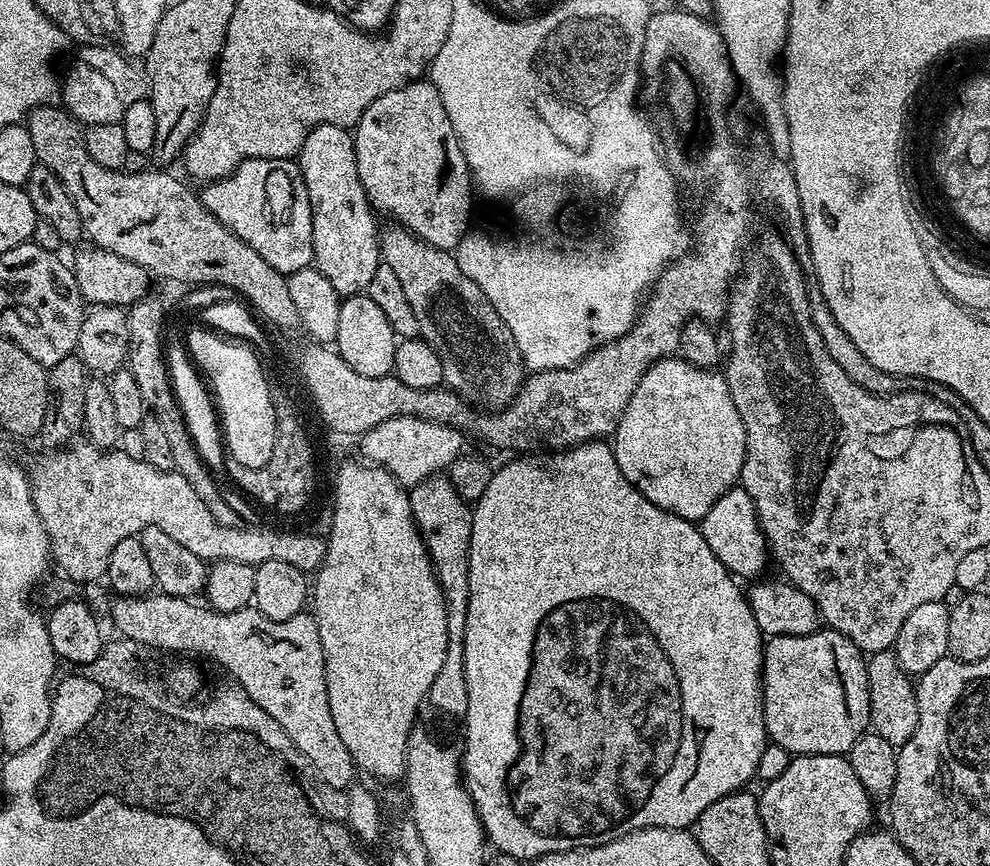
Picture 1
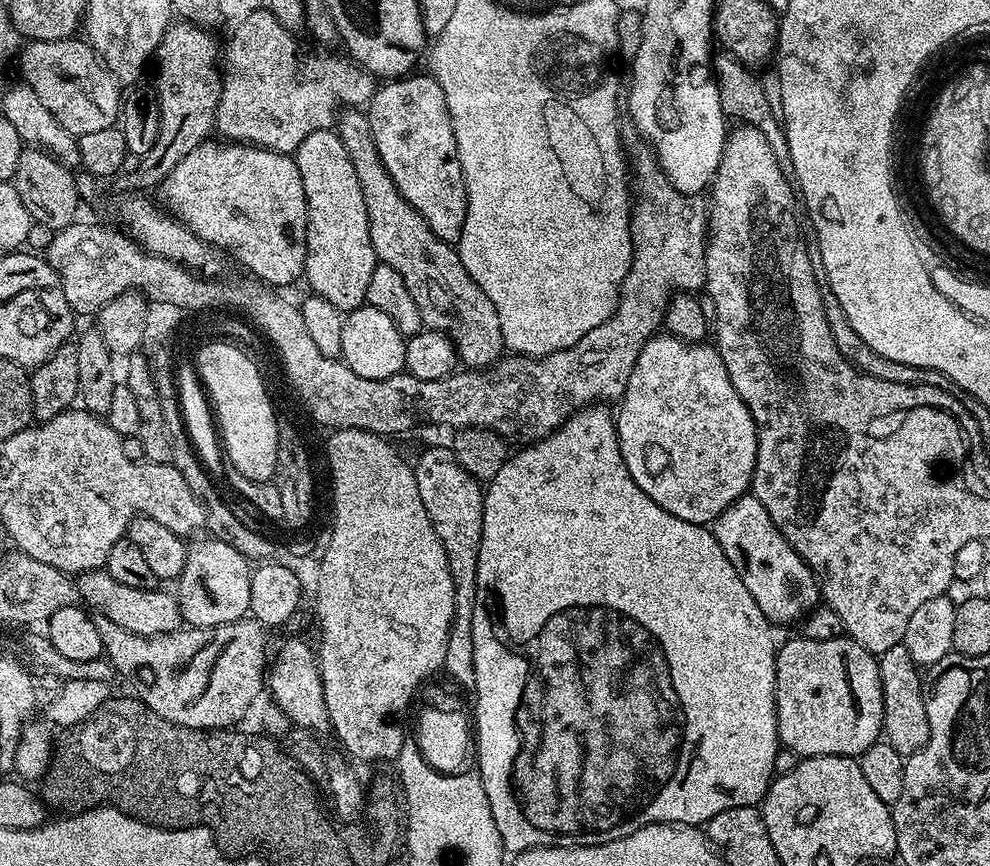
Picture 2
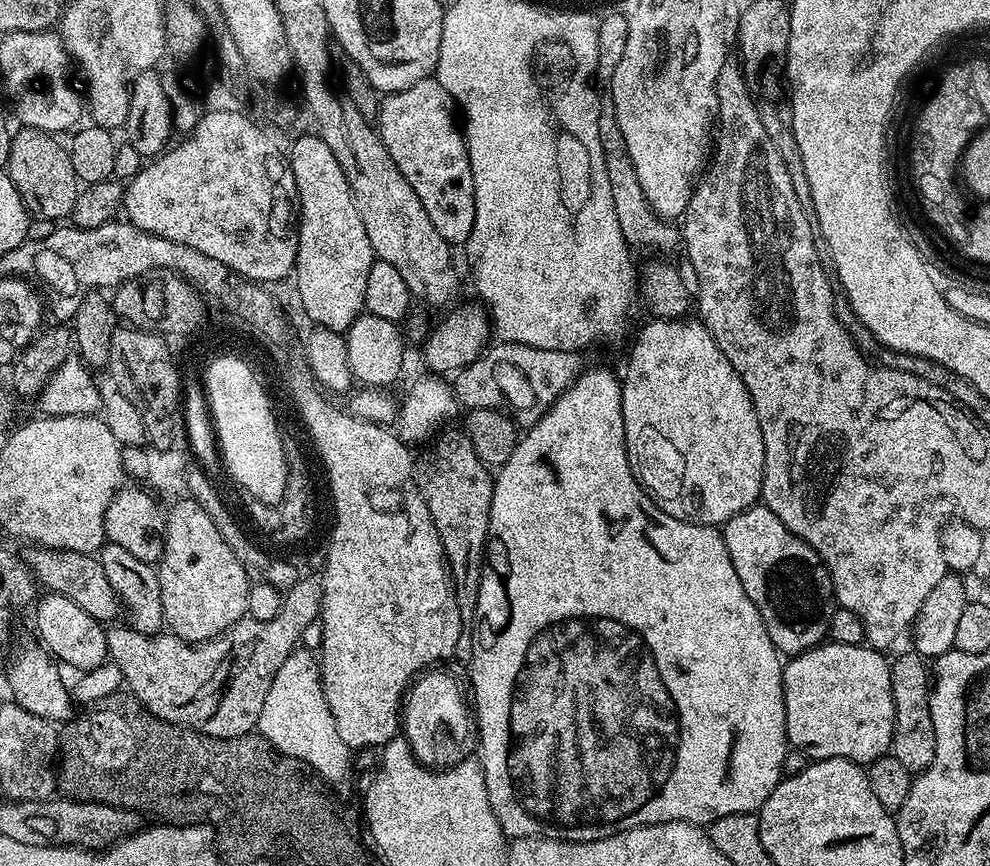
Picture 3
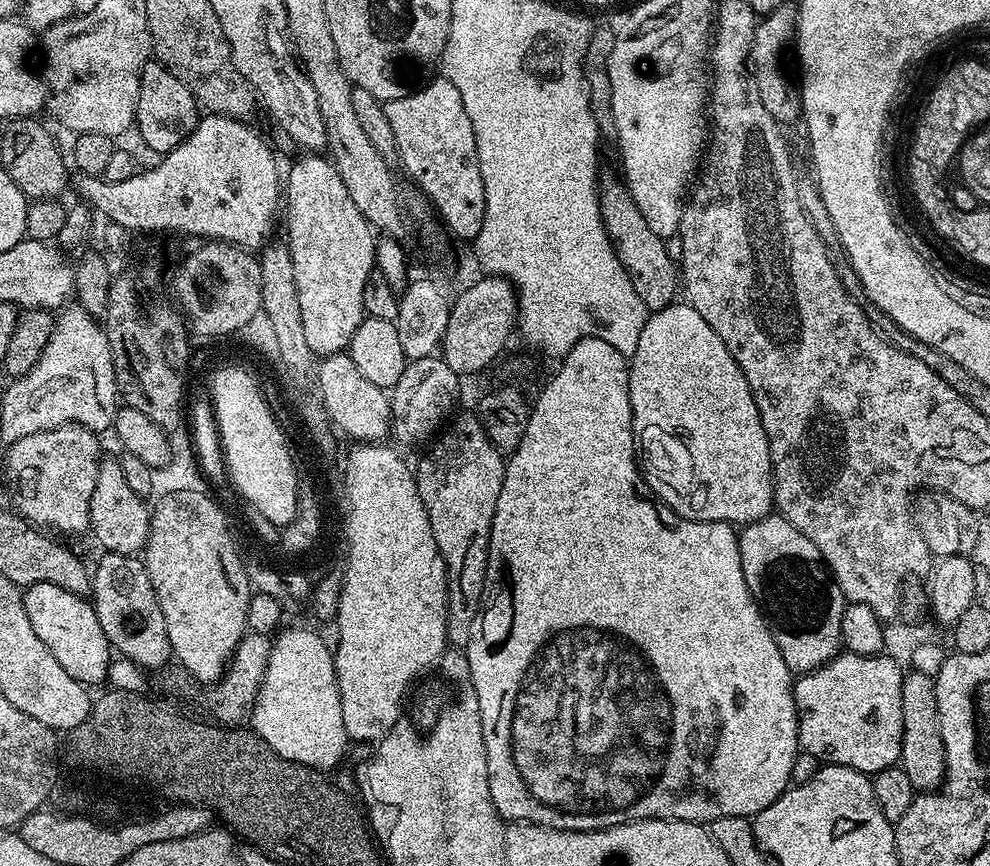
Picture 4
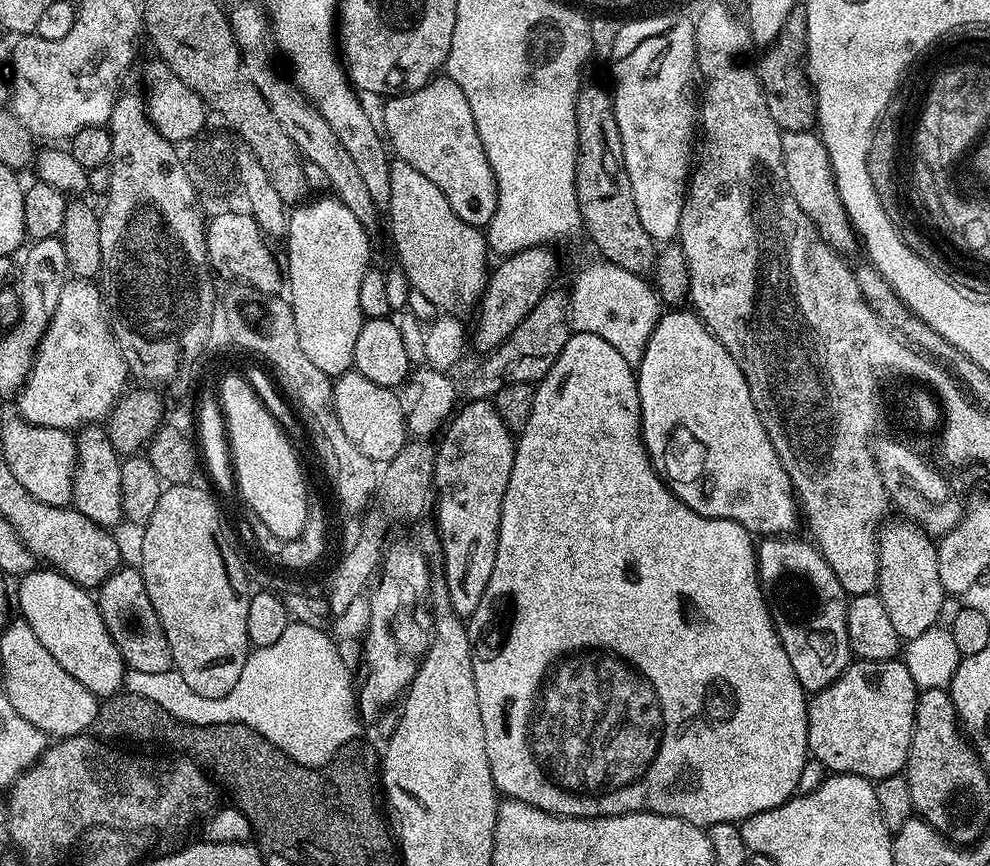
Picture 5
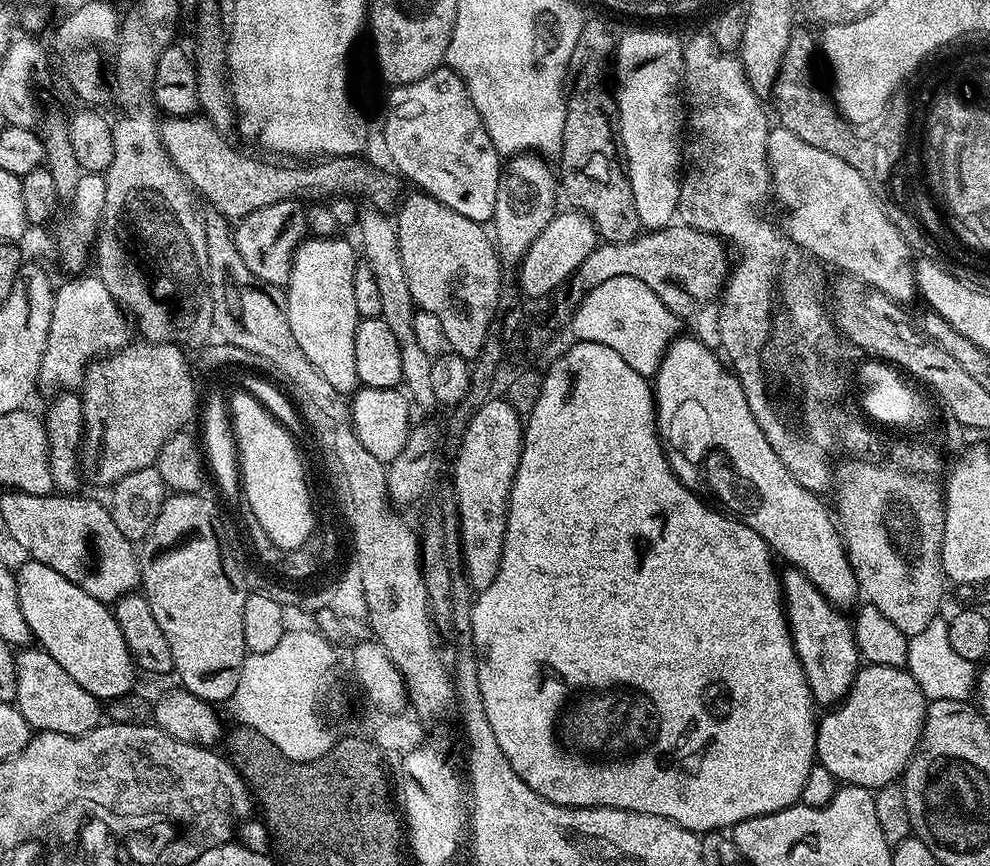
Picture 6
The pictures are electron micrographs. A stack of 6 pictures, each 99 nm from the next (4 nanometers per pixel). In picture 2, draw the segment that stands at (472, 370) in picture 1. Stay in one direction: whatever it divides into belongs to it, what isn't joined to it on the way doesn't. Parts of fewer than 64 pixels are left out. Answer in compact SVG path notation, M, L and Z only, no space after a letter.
M348 106L337 115L334 131L339 136L342 146L346 146L346 154L350 154L350 162L354 162L354 174L358 174L358 182L362 186L362 198L366 202L366 218L370 222L370 242L374 246L374 254L379 263L391 266L402 274L402 282L406 282L406 290L414 298L414 303L422 314L424 328L442 332L449 336L456 345L456 354L459 363L468 370L483 370L492 367L497 360L505 355L506 349L502 338L502 326L498 322L498 310L494 310L494 302L482 294L482 286L466 274L466 266L462 266L459 251L453 245L447 244L402 198L398 186L394 186L394 178L386 170L378 148L374 146L374 134L370 134L370 122L363 111Z

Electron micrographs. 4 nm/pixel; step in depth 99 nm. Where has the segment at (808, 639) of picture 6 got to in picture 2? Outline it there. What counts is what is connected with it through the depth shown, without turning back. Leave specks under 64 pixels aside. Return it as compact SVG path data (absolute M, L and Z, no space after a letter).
M745 494L735 500L711 525L722 554L730 558L730 566L738 570L742 586L750 590L750 598L758 602L768 623L799 625L804 617L821 603L820 584L812 567L786 542L786 538L774 526L766 506L758 498Z

